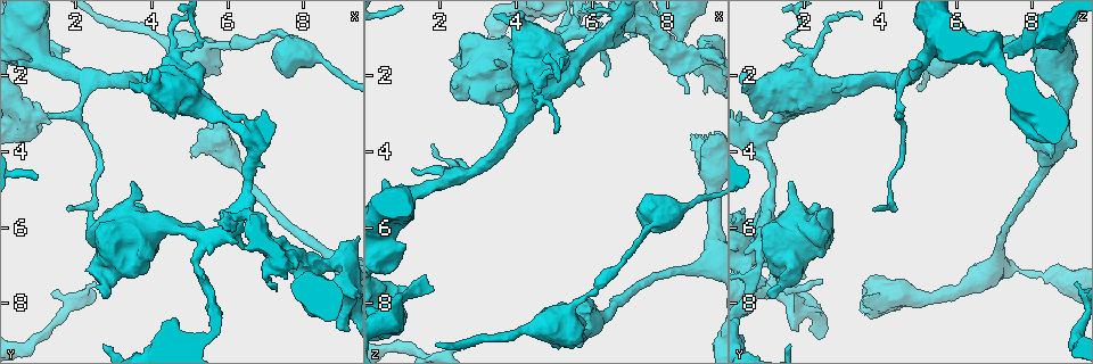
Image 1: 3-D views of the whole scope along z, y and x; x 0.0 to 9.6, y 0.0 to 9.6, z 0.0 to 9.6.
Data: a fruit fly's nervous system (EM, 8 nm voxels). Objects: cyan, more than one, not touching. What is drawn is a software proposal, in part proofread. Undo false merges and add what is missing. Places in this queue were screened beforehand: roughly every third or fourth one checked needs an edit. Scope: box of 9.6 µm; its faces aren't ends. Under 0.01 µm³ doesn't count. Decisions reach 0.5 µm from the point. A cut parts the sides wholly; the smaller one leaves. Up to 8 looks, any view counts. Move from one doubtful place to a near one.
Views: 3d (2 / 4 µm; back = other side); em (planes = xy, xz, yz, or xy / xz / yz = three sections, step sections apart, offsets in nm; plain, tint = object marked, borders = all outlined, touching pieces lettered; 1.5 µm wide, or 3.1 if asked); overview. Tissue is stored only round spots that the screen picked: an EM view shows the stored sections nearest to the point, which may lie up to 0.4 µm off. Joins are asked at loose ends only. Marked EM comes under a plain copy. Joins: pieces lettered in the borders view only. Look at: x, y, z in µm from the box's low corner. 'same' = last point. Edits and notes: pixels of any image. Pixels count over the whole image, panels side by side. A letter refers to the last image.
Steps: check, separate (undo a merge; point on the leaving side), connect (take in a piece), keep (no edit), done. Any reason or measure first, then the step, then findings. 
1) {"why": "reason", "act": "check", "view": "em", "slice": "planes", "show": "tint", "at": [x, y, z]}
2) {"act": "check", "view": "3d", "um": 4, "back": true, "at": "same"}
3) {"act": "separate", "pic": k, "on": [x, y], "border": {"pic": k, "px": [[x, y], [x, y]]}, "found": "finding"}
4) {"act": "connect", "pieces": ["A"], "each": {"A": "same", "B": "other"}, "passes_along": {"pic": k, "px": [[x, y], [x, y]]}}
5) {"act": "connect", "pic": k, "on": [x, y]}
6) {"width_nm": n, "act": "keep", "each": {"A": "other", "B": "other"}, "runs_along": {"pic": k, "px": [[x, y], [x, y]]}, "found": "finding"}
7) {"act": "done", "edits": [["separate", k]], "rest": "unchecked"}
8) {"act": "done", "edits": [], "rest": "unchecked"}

{"act": "check", "view": "3d", "um": 2, "at": [9.15, 8.10, 1.95]}

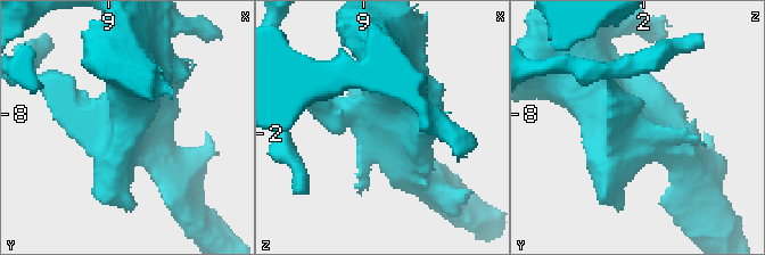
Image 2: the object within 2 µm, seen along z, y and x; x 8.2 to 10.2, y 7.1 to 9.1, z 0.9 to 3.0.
{"act": "check", "view": "em", "slice": "xz", "step": 8, "show": "tint", "at": [9.14, 8.08, 1.90]}

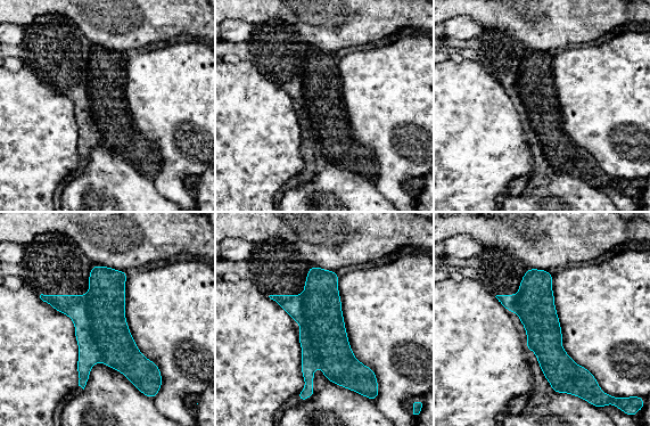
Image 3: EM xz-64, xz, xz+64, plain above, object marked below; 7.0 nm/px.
{"act": "check", "view": "em", "slice": "planes", "show": "borders", "at": "same"}

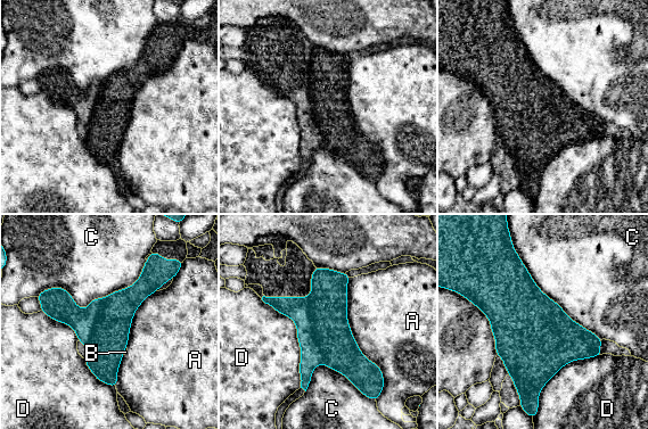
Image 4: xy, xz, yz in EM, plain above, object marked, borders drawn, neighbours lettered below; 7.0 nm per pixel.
{"act": "keep", "each": {"A": "other", "B": "other", "C": "other", "D": "other"}, "border": {"pic": 4, "px": [[146, 260], [35, 296]]}, "found": "one cell here"}

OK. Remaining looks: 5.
{"why": "free end", "act": "check", "view": "3d", "um": 4, "at": [1.60, 1.35, 7.25]}

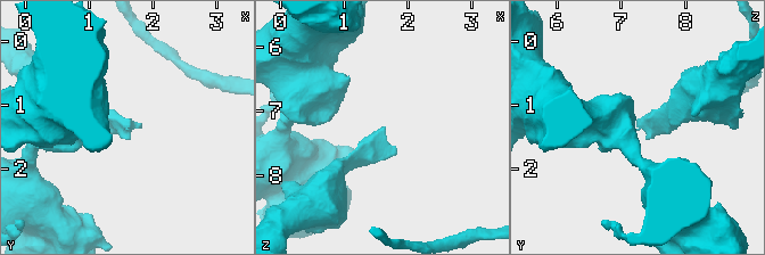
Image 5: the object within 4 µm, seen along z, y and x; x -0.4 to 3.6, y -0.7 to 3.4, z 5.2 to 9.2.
{"why": "shape alone is not enough", "act": "check", "view": "em", "slice": "yz", "step": 8, "show": "tint", "at": [1.60, 1.35, 7.25]}

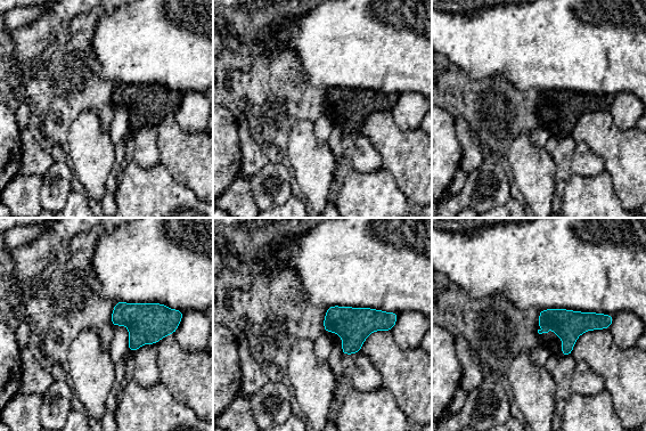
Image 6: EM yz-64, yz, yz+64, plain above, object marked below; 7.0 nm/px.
{"why": "cut it another way", "act": "check", "view": "em", "slice": "planes", "show": "borders", "at": "same"}

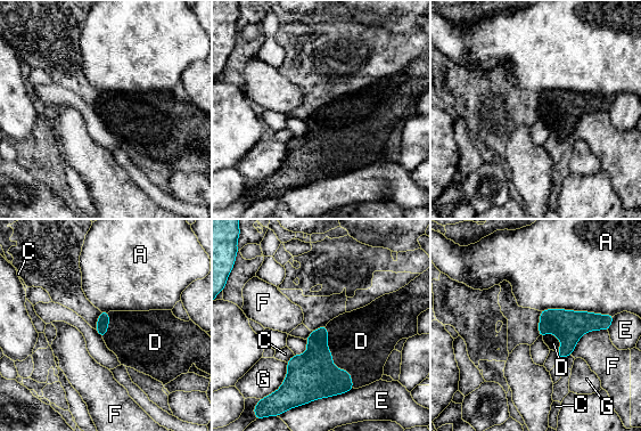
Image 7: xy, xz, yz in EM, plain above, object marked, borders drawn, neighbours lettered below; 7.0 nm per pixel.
{"act": "connect", "pieces": ["D"], "each": {"A": "other", "C": "other", "D": "same", "E": "other", "F": "other", "G": "other"}, "found": "the cell continues"}

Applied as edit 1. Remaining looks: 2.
{"why": "thick turns thin", "act": "check", "view": "em", "slice": "yz", "step": 8, "show": "tint", "at": [6.80, 1.05, 6.80]}

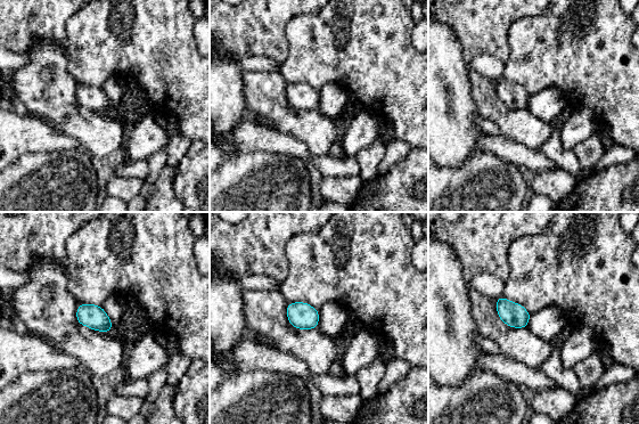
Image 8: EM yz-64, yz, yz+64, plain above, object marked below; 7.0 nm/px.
{"why": "cut it another way", "act": "check", "view": "em", "slice": "planes", "show": "borders", "at": "same"}

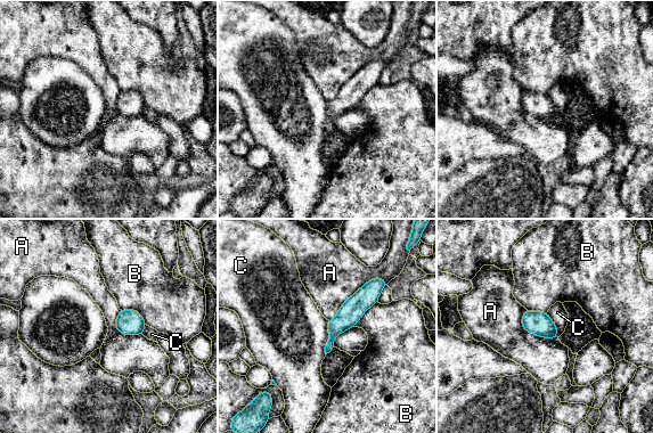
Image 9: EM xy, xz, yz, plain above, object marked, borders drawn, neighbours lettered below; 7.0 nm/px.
{"width_nm": 140, "act": "keep", "each": {"A": "other", "B": "other", "C": "other"}, "border": {"pic": 9, "px": [[328, 320], [328, 337], [325, 353]]}, "found": "continuous, no second cell"}

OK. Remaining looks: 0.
{"act": "done", "edits": [["connect", 7]], "rest": "unchecked"}

